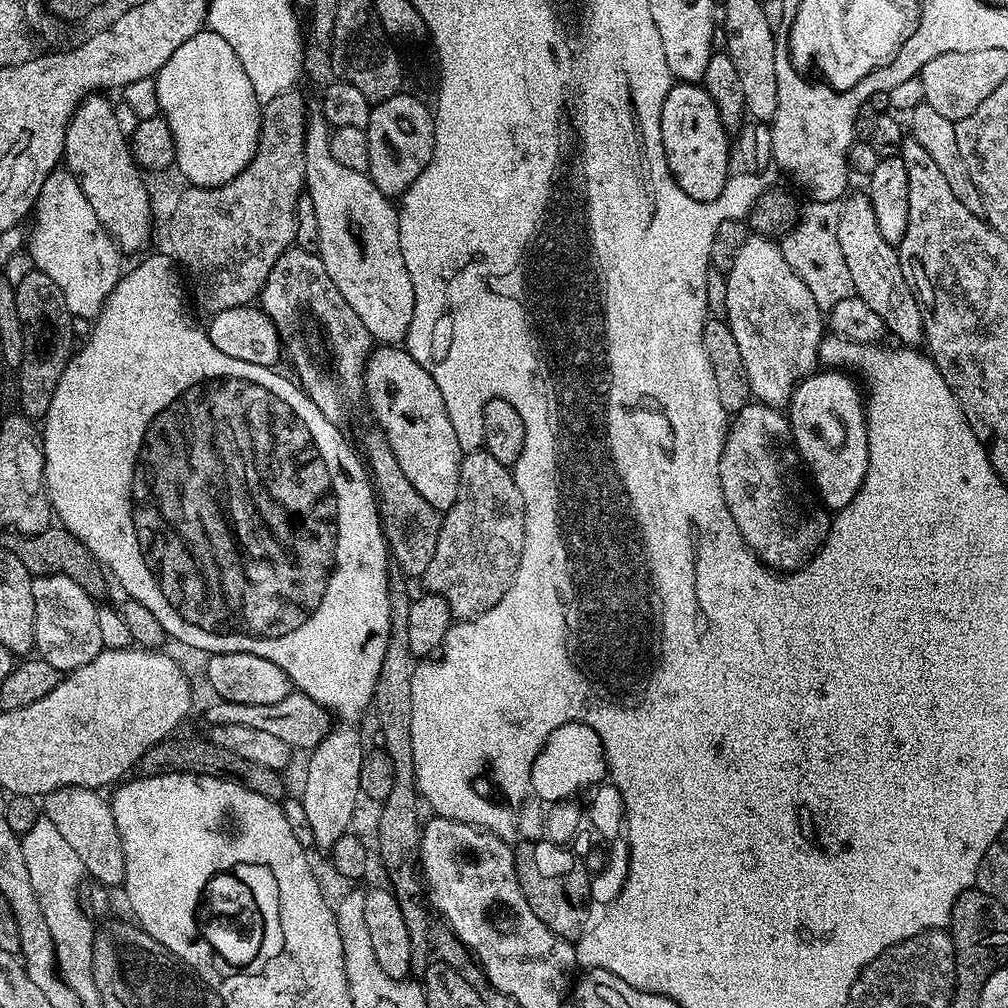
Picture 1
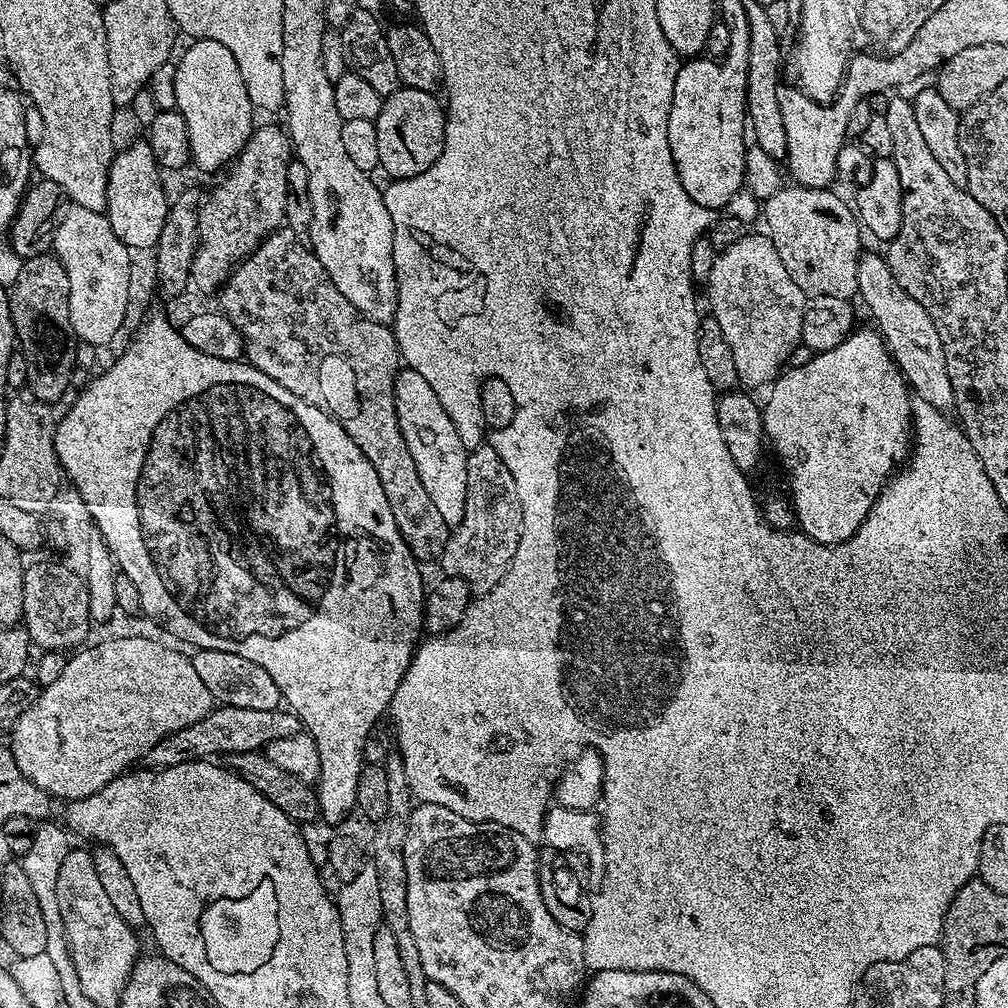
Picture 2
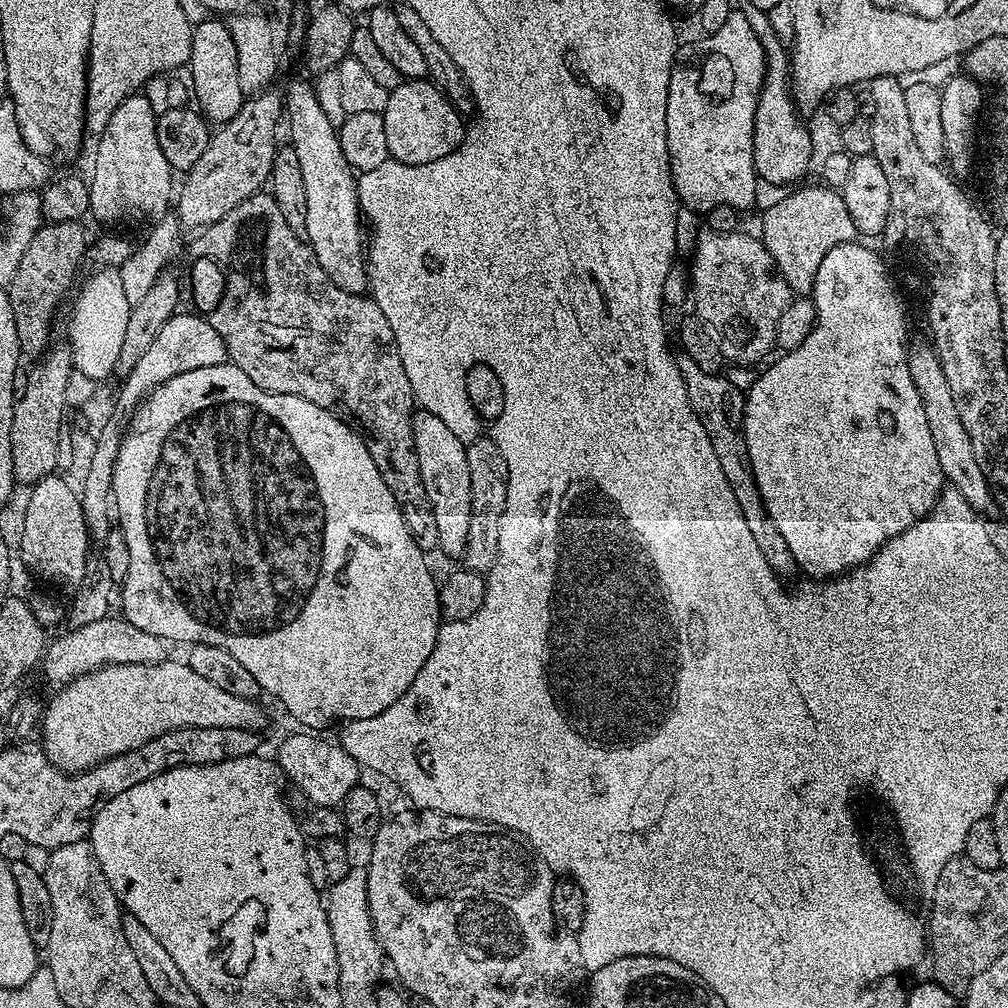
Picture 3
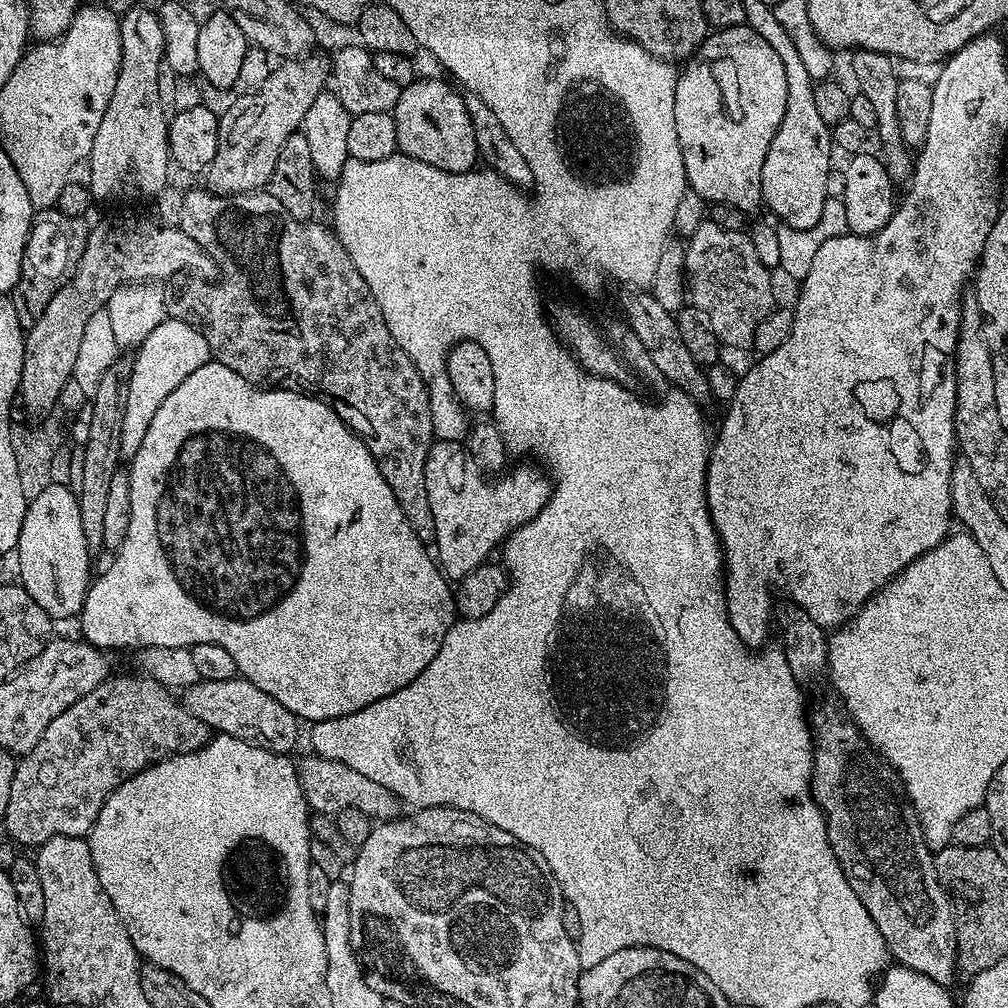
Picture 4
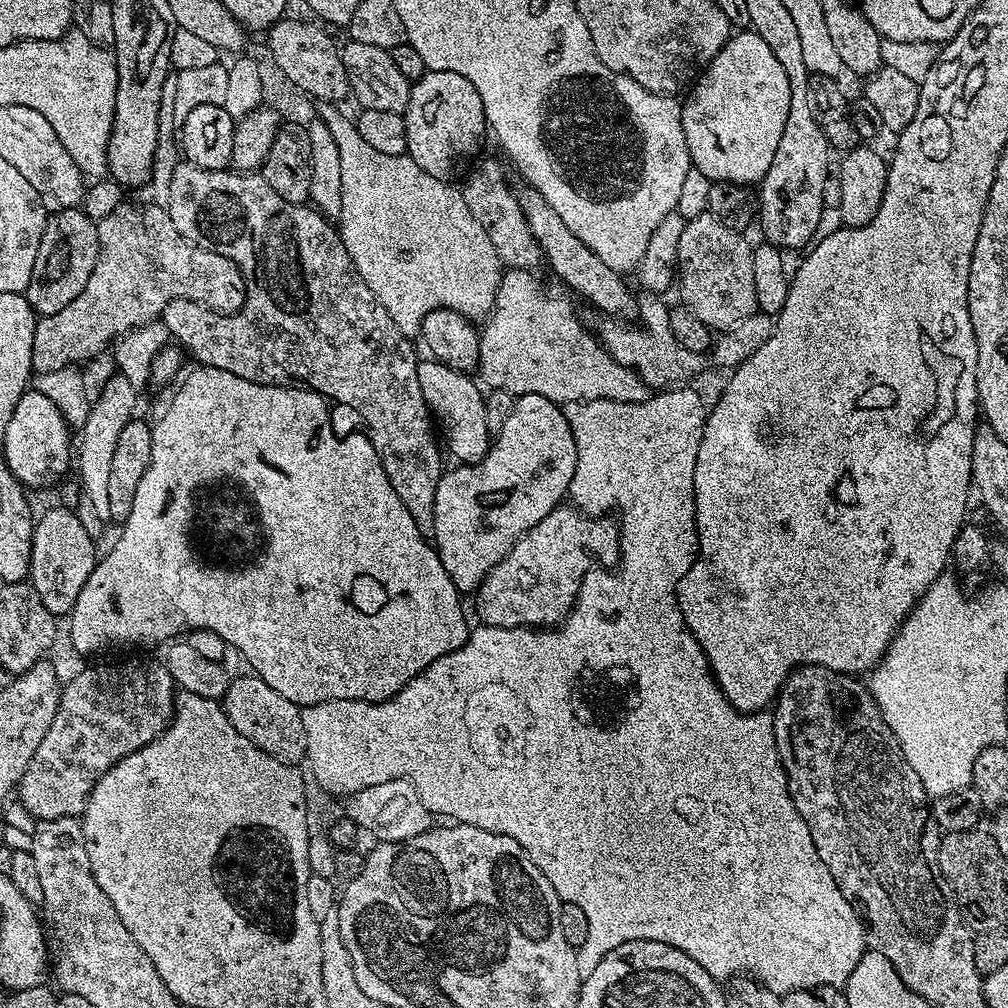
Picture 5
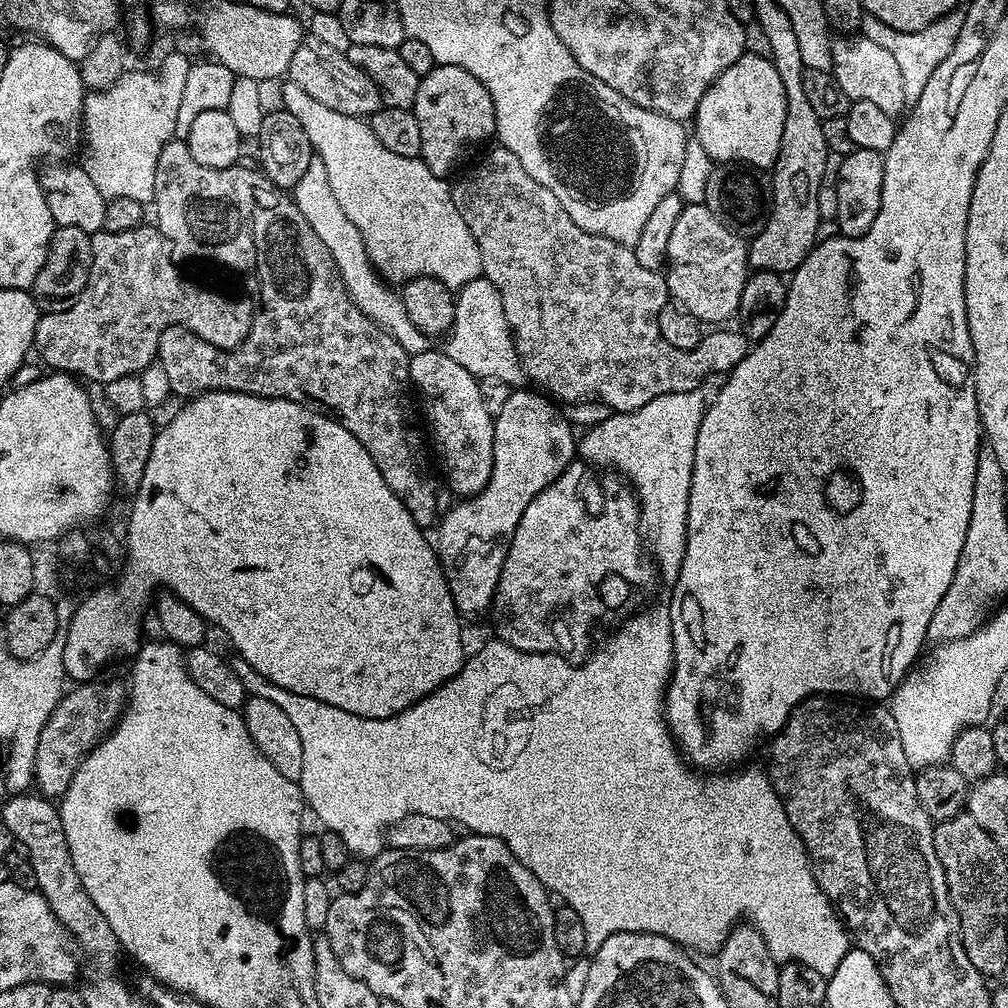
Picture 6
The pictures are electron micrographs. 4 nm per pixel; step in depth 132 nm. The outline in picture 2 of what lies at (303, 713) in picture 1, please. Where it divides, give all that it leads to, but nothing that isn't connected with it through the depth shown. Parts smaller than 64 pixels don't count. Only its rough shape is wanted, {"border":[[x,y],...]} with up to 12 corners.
{"border":[[213,707],[143,758],[149,769],[255,752],[302,731],[291,710]]}

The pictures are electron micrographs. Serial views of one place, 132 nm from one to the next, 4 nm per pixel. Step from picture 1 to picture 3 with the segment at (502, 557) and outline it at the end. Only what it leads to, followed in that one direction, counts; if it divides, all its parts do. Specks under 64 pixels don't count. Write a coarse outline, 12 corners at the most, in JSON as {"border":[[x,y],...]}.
{"border":[[491,438],[467,445],[470,534],[463,567],[498,558],[508,467]]}

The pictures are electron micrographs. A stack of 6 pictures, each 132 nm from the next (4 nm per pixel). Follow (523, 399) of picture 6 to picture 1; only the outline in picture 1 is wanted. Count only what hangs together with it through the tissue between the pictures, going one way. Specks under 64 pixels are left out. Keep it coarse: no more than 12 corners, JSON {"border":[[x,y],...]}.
{"border":[[376,346],[362,392],[375,427],[436,512],[462,453],[434,378]]}

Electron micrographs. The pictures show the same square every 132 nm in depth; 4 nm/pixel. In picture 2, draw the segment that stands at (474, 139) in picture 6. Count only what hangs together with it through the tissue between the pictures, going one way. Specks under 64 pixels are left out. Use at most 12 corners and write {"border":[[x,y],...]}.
{"border":[[401,86],[378,114],[378,158],[392,180],[430,170],[446,108]]}

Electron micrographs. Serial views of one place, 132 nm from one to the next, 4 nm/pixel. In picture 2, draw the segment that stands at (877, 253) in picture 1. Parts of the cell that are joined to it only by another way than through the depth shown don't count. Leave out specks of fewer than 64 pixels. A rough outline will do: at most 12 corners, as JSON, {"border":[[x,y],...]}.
{"border":[[883,255],[856,266],[858,300],[915,399],[956,403],[930,314]]}

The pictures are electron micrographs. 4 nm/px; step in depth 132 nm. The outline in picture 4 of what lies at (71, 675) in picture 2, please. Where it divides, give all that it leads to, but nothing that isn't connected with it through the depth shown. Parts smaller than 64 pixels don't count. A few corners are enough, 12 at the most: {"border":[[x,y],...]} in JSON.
{"border":[[243,678],[201,680],[182,703],[213,733],[291,753],[297,716]]}

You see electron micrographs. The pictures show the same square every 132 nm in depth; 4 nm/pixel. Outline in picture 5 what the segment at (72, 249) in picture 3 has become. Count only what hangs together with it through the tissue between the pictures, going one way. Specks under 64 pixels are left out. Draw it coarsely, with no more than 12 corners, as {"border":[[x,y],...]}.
{"border":[[79,207],[49,215],[22,295],[37,317],[66,310],[100,253]]}

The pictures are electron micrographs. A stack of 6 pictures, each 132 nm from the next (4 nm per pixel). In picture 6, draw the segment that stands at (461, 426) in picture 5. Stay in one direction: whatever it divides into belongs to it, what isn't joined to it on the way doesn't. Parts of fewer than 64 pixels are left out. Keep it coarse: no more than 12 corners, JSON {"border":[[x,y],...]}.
{"border":[[443,350],[408,378],[456,498],[494,466],[494,418],[477,377]]}

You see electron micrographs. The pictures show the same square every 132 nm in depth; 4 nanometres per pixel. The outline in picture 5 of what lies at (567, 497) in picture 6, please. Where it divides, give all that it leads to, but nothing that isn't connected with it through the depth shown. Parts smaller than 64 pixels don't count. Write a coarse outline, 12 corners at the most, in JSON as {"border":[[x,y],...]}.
{"border":[[557,506],[476,587],[489,628],[559,626],[620,529]]}

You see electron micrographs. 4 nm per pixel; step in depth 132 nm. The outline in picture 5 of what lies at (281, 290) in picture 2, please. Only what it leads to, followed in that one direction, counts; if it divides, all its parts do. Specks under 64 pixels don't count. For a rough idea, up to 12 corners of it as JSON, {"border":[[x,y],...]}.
{"border":[[177,163],[174,226],[244,307],[162,313],[197,365],[356,412],[434,534],[418,355],[339,231],[259,171]]}

